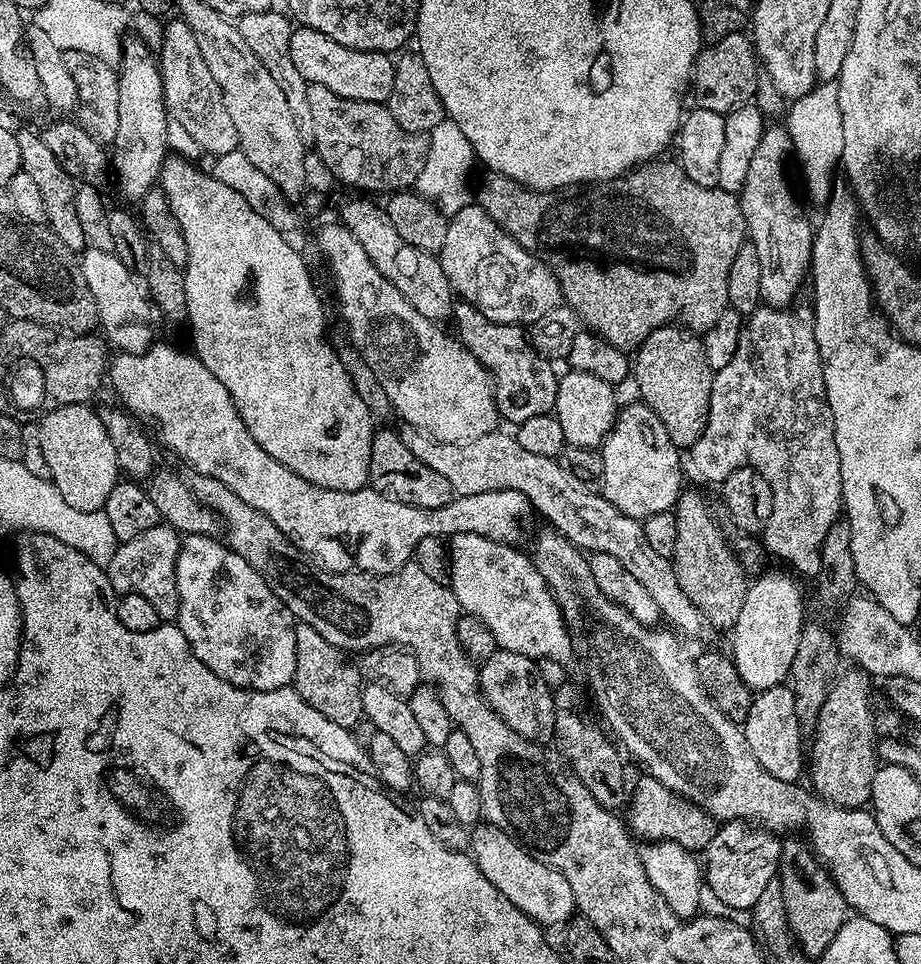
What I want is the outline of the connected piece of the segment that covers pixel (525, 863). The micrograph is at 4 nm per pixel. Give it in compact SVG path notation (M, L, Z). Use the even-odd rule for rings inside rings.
M481 822L471 829L470 855L473 862L486 874L489 882L494 882L518 910L535 920L541 926L557 924L563 926L572 919L576 912L574 894L570 890L570 882L562 878L562 874L556 868L546 866L538 862L524 849L510 834L506 834L498 826Z

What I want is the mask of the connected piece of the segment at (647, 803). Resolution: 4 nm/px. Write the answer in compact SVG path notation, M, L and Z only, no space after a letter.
M644 774L636 784L636 793L631 793L626 804L626 824L633 837L641 841L665 840L682 846L693 854L703 853L710 846L710 838L714 838L718 822L707 812L699 808L694 802L682 798L674 790L662 786L658 778Z

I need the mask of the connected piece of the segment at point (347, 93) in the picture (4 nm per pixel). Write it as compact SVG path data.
M293 27L290 34L290 59L298 66L298 74L309 84L326 86L326 90L334 90L342 98L354 98L362 102L382 104L390 98L390 90L394 90L393 57L387 52L367 52L354 50L350 46L342 46L342 42L334 42L334 38L326 38L313 28Z

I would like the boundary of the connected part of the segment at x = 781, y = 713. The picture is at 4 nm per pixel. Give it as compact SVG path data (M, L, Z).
M787 683L778 686L770 686L766 690L755 693L750 706L750 714L746 714L743 722L743 730L746 734L746 742L750 742L750 750L754 758L774 778L782 778L782 782L797 783L801 779L800 771L806 768L806 740L802 735L802 729L798 722L798 716L794 710L794 698L796 693Z

